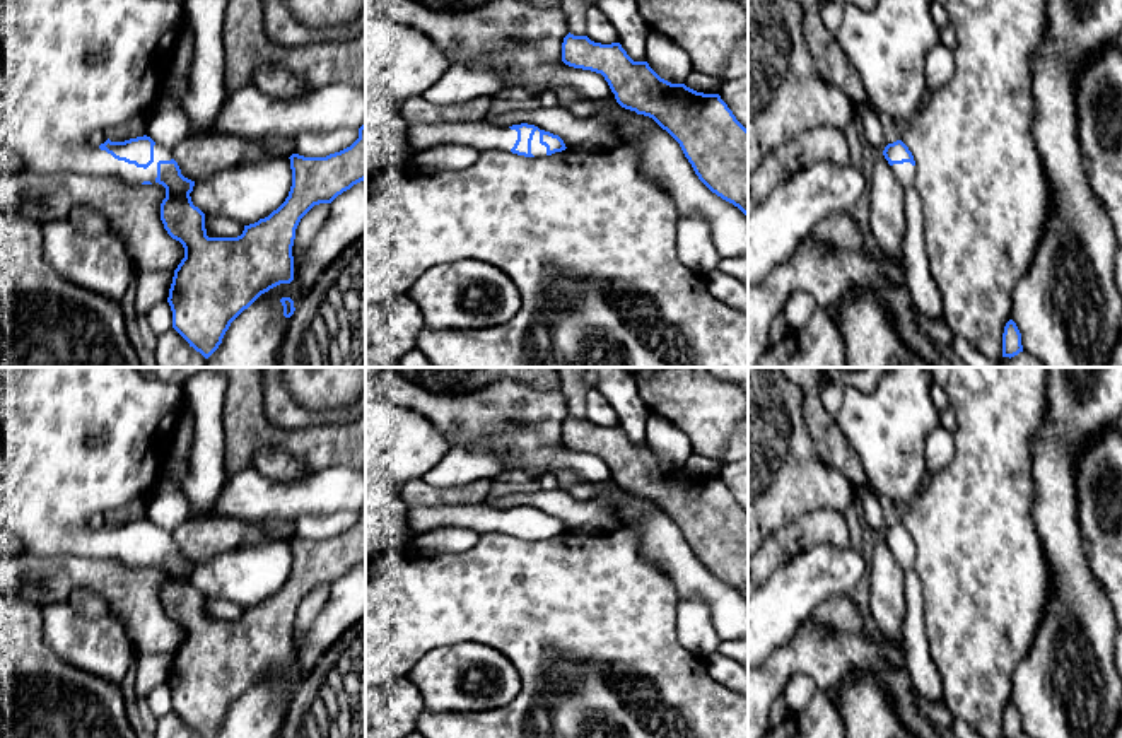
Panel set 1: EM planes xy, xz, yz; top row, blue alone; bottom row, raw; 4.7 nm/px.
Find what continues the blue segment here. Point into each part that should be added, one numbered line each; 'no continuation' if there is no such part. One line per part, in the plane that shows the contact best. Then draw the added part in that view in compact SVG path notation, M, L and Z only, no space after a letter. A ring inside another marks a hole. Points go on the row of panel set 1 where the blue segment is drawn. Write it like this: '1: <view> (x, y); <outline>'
no continuation

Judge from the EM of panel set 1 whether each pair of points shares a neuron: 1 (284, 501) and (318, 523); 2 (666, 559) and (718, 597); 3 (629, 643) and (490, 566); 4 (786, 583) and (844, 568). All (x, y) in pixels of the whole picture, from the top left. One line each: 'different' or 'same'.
1: different
2: same
3: same
4: same

